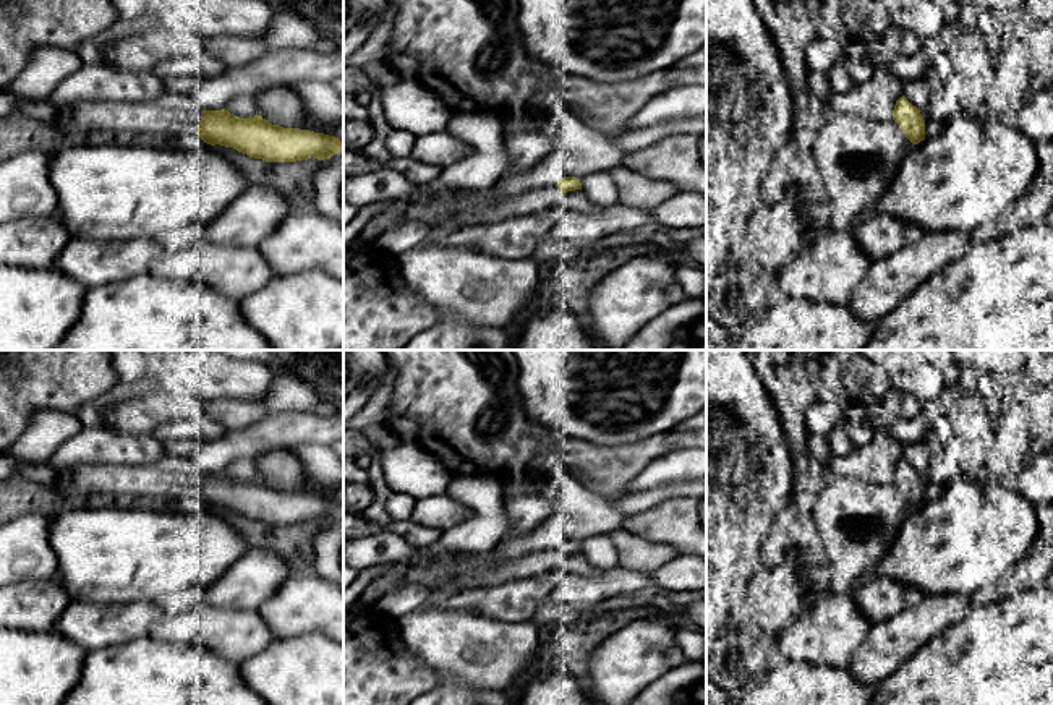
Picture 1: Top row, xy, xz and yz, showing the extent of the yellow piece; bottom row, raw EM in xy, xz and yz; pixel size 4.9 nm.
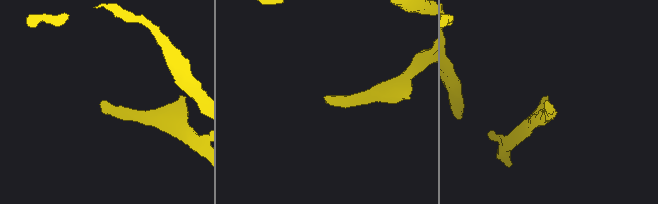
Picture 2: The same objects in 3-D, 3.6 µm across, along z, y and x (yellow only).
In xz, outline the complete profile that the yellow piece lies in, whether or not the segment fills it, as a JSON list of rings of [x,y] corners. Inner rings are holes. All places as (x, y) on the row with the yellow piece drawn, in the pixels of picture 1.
[[[564,177],[557,182],[556,186],[530,190],[507,198],[497,198],[491,190],[486,190],[476,191],[475,194],[467,198],[449,198],[431,204],[410,203],[410,206],[402,212],[399,220],[390,224],[386,230],[392,230],[408,220],[420,220],[424,222],[437,235],[441,232],[450,232],[467,225],[501,222],[518,216],[549,211],[561,204],[561,198],[564,193],[575,190],[582,190],[580,180],[575,177]]]

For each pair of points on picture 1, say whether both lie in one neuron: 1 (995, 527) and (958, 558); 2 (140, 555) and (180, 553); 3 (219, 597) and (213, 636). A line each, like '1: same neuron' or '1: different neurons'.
1: same neuron
2: same neuron
3: different neurons

